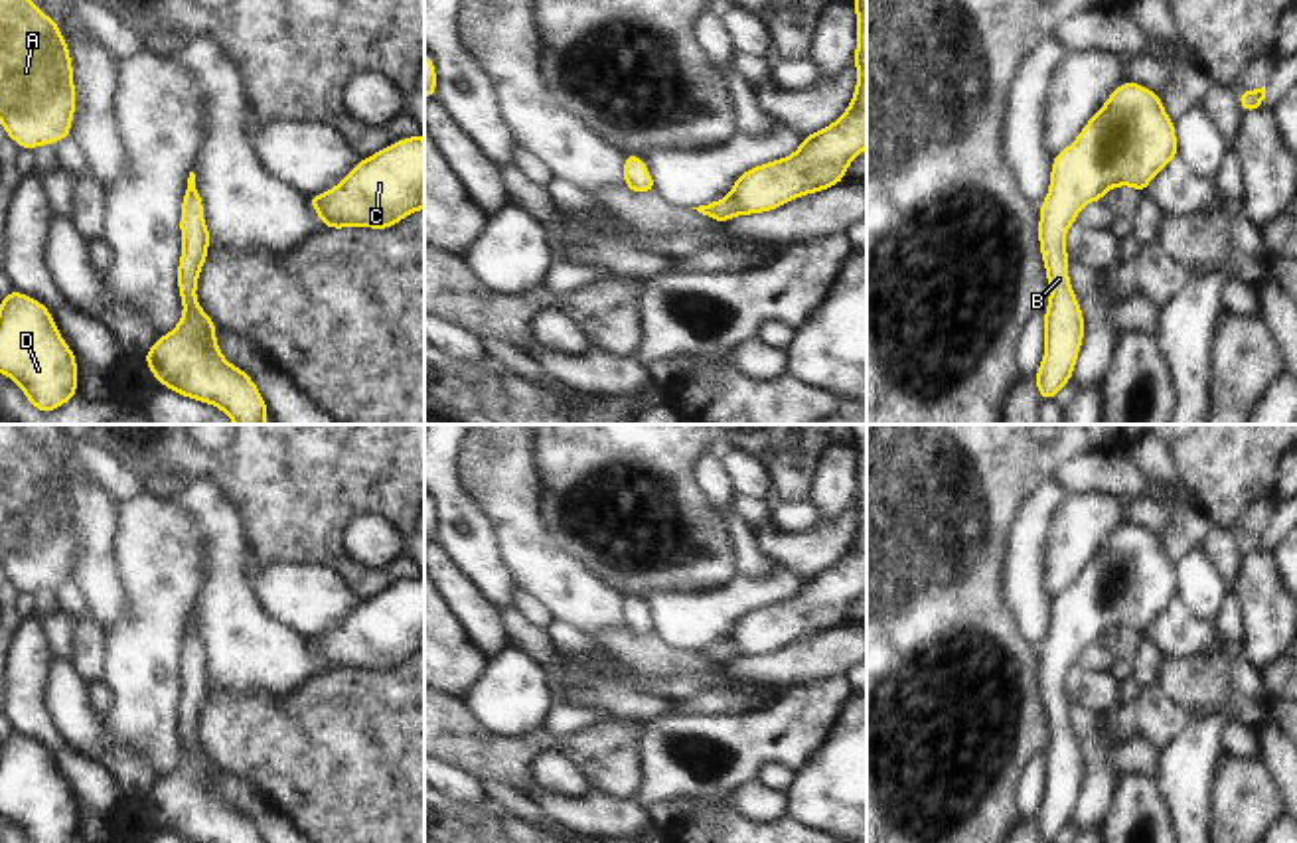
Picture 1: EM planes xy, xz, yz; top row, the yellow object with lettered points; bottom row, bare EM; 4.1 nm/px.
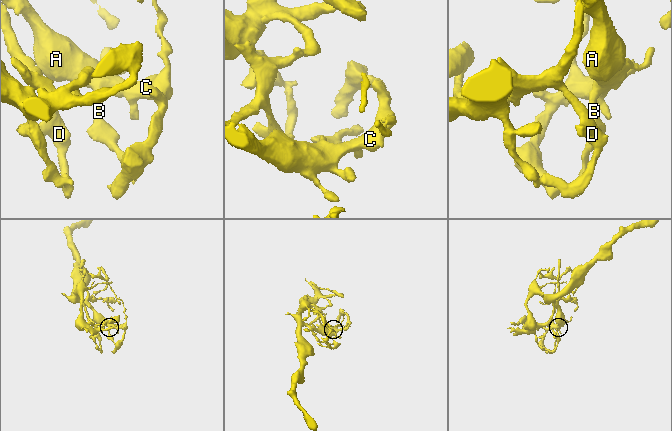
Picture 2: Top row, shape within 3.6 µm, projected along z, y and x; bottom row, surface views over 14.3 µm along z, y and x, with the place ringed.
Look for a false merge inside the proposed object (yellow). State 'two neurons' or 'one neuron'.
one neuron

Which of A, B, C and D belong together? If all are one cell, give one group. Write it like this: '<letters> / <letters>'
A B C D

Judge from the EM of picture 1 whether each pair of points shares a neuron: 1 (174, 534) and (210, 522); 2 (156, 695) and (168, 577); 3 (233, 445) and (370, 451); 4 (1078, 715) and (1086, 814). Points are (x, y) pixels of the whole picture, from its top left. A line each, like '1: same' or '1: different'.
1: different
2: same
3: same
4: same

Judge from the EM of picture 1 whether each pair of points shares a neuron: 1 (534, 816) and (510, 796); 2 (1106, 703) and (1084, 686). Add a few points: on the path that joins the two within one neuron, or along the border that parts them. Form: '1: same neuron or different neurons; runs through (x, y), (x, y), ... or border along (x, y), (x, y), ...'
1: same neuron; runs through (528, 812), (516, 802)
2: same neuron; runs through (1100, 697), (1090, 689)

